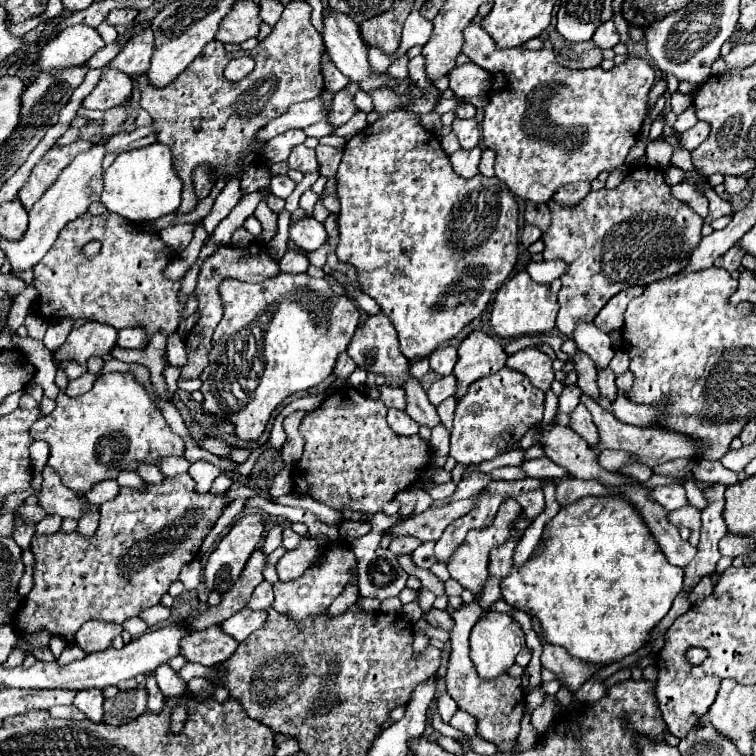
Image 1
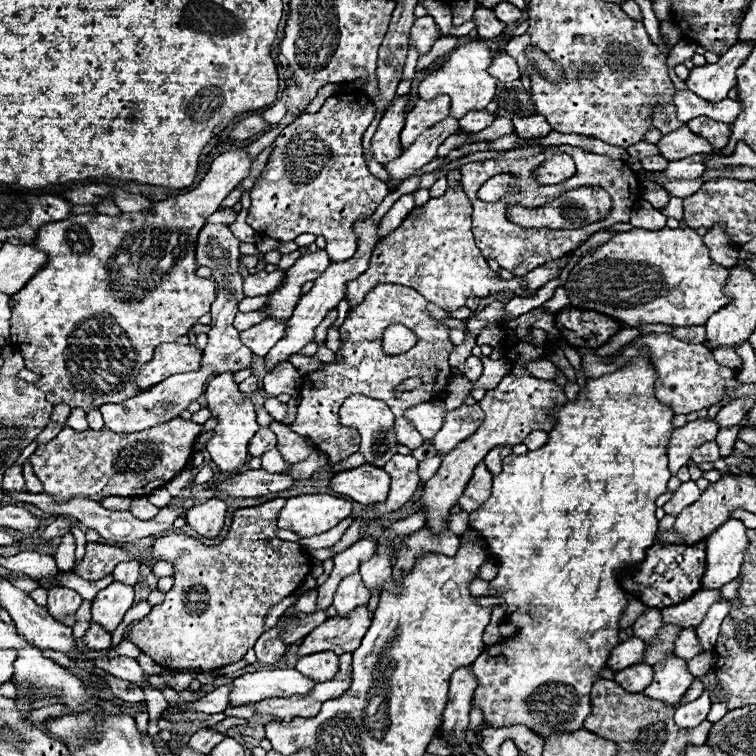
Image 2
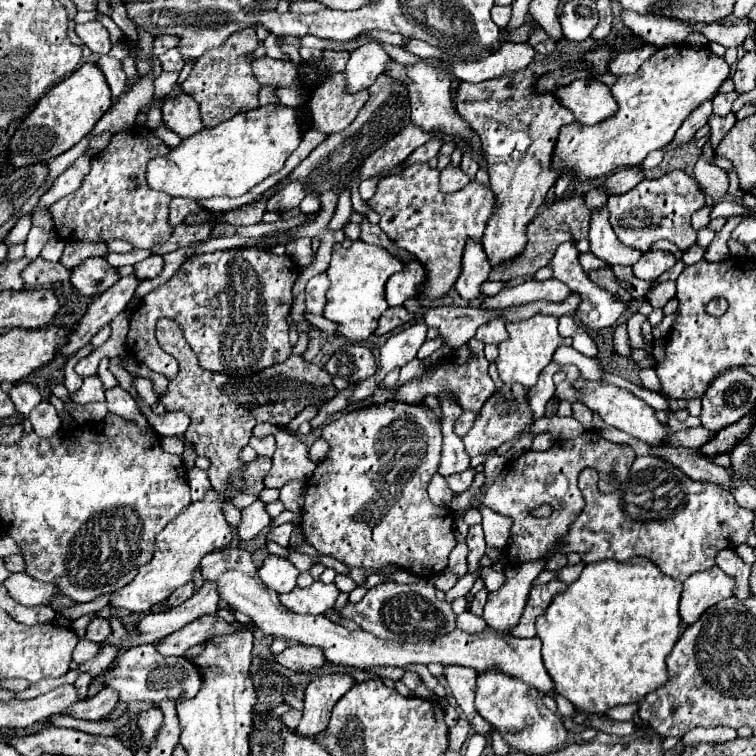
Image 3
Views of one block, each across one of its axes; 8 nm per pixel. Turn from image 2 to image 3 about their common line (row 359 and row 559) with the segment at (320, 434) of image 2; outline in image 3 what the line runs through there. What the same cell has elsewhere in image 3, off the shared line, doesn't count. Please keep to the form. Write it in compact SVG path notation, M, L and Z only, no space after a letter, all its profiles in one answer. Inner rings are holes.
M388 400L378 406L366 406L342 414L338 420L322 426L322 440L330 446L324 462L318 464L306 486L300 528L306 542L320 554L328 554L346 566L378 570L386 564L398 564L420 578L432 578L448 566L448 556L456 546L454 512L436 506L426 488L440 464L442 428L436 412L426 404L408 404Z

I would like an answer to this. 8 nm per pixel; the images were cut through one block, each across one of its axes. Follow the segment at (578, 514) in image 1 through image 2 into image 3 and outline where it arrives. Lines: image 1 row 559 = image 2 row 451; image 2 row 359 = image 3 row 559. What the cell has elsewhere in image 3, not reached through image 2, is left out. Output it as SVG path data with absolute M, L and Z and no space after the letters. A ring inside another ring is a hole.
M646 558L586 564L580 578L572 582L566 592L558 594L546 614L536 620L538 638L542 640L542 658L556 684L556 692L584 712L604 714L614 706L640 702L646 694L664 686L668 682L666 656L672 652L682 630L678 612L680 592L682 584L662 574L660 568Z

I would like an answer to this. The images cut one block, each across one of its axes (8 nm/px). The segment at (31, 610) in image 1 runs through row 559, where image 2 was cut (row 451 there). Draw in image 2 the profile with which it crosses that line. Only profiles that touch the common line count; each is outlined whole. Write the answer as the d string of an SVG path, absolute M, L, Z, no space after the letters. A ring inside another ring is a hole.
M182 418L170 420L168 424L158 424L156 428L148 428L148 432L136 432L136 436L116 436L114 432L108 432L108 428L102 428L98 432L90 428L76 432L70 426L64 426L56 438L38 446L38 450L30 456L30 464L42 482L44 492L56 500L90 498L100 502L106 496L148 496L152 490L168 484L186 468L192 456L194 440L200 436L202 428L202 424L192 424L190 420Z

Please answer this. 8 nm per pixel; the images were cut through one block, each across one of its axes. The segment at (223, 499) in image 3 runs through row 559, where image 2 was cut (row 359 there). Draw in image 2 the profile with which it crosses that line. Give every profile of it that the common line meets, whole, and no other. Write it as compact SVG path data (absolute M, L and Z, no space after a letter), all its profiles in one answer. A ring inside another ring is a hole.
M160 344L154 350L154 358L140 372L140 390L148 390L152 384L166 380L172 374L192 372L202 368L202 350L190 344Z

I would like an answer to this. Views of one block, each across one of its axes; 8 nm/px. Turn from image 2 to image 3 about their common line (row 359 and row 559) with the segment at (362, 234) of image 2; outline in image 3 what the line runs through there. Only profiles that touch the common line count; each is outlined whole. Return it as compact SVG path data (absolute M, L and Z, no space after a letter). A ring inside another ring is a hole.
M268 556L262 564L262 568L258 570L258 574L268 588L282 594L282 592L290 592L296 588L296 580L298 580L300 570L288 558Z

